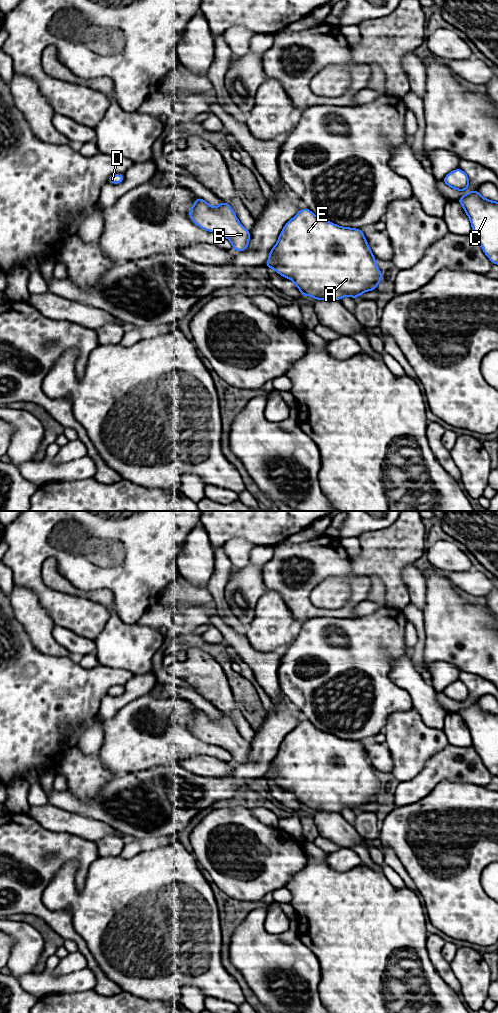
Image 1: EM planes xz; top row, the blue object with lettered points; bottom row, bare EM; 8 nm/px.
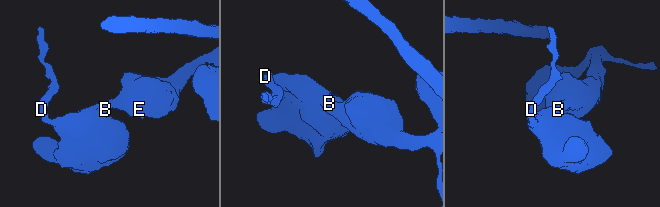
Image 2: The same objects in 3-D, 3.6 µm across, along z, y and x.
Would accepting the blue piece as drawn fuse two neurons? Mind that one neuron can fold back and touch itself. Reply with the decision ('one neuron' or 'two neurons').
one neuron

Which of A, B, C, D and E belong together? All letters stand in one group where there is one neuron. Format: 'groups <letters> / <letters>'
groups A B C D E

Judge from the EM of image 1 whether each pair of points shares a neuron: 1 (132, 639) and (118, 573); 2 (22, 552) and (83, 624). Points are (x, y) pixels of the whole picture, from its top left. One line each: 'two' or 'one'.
1: two
2: one

